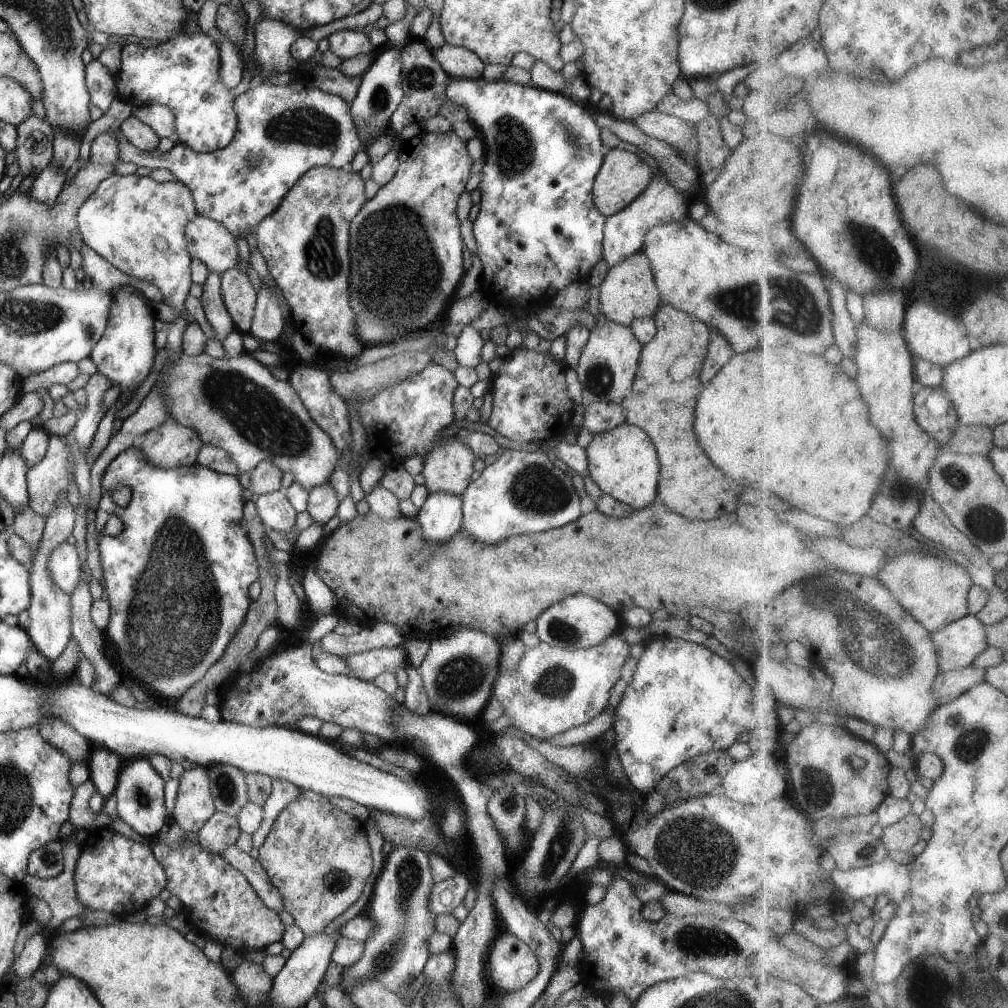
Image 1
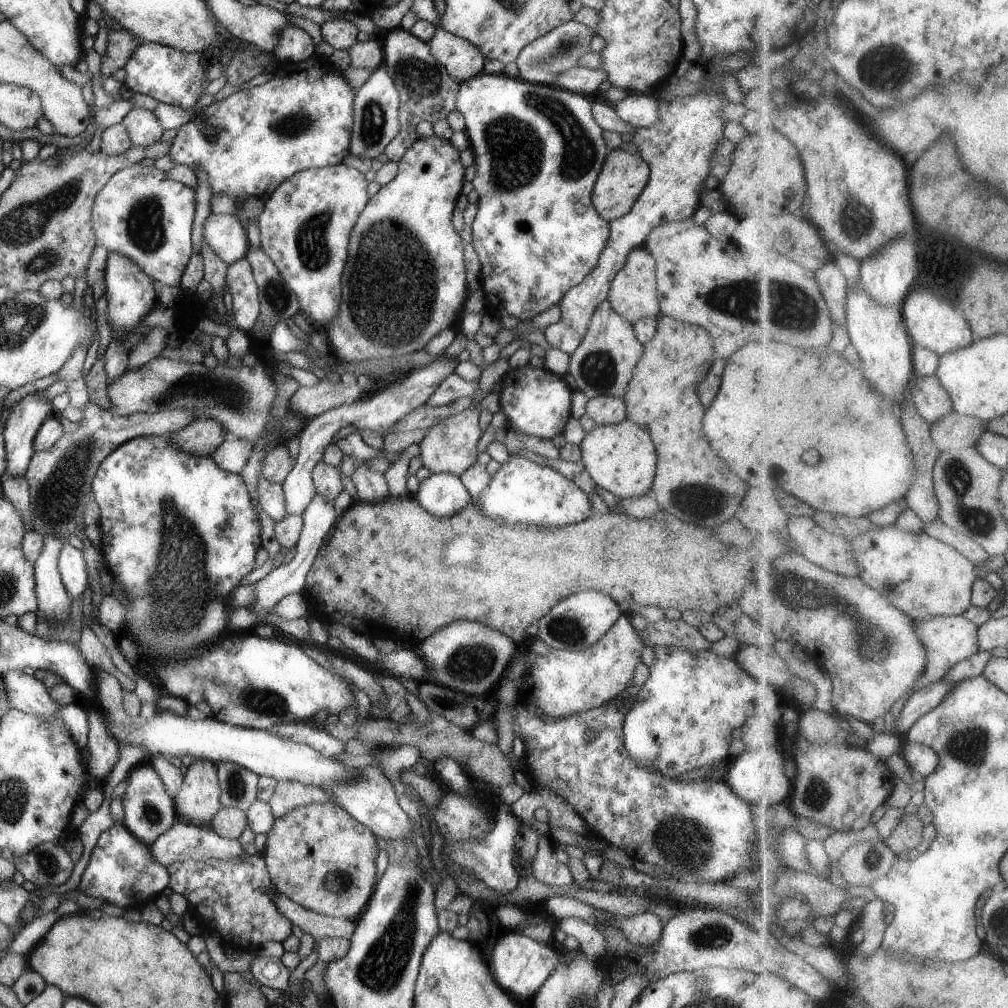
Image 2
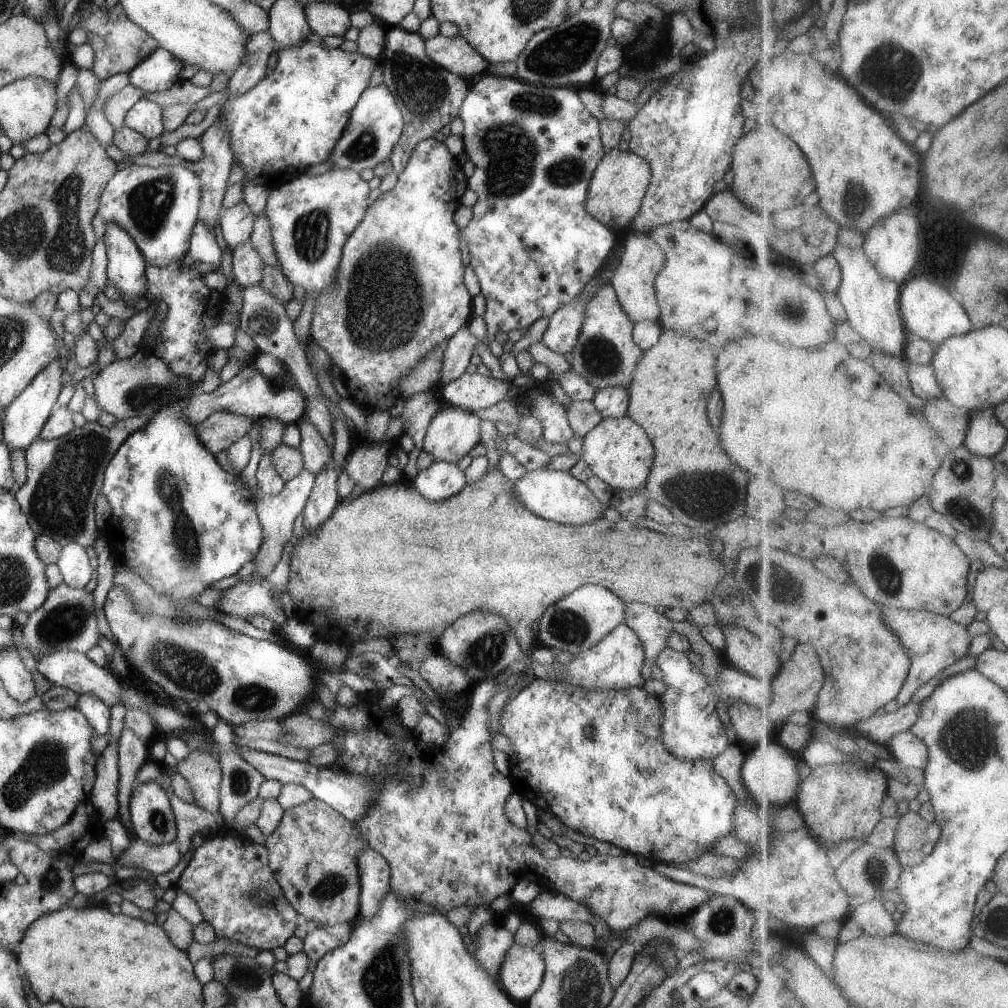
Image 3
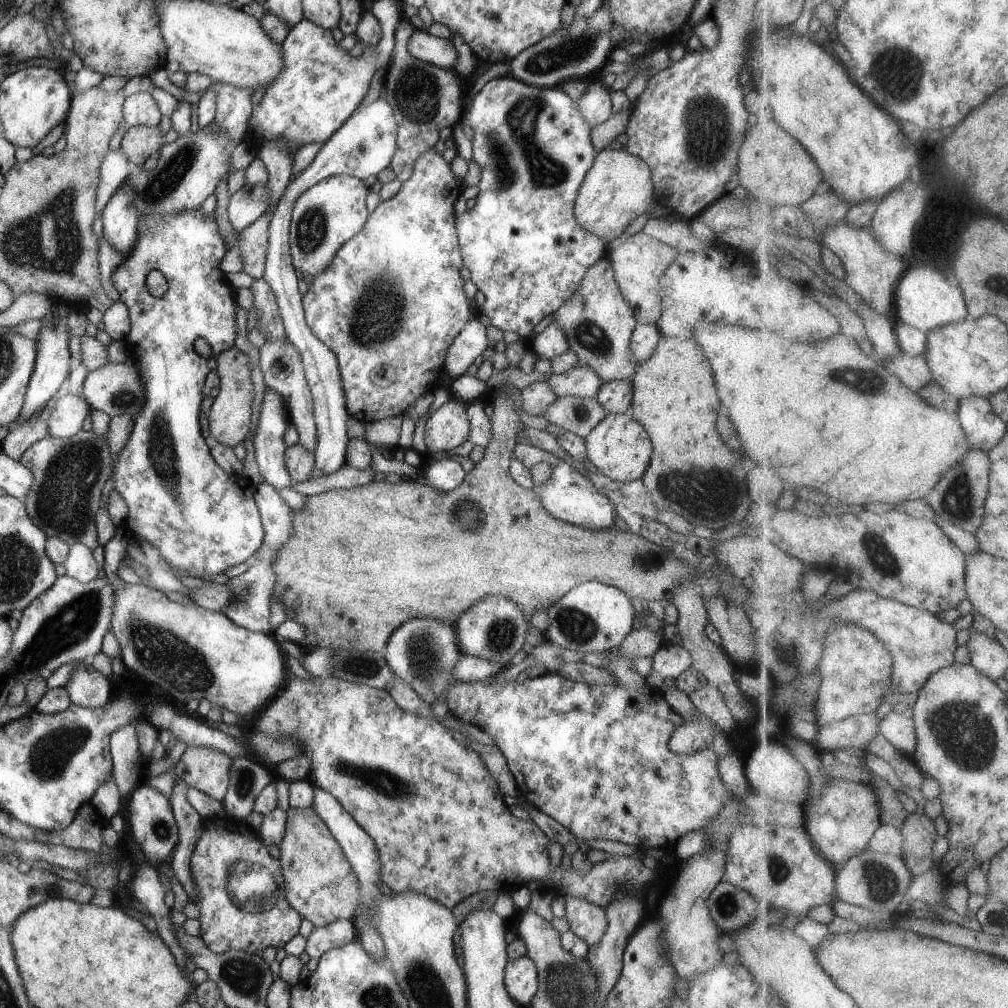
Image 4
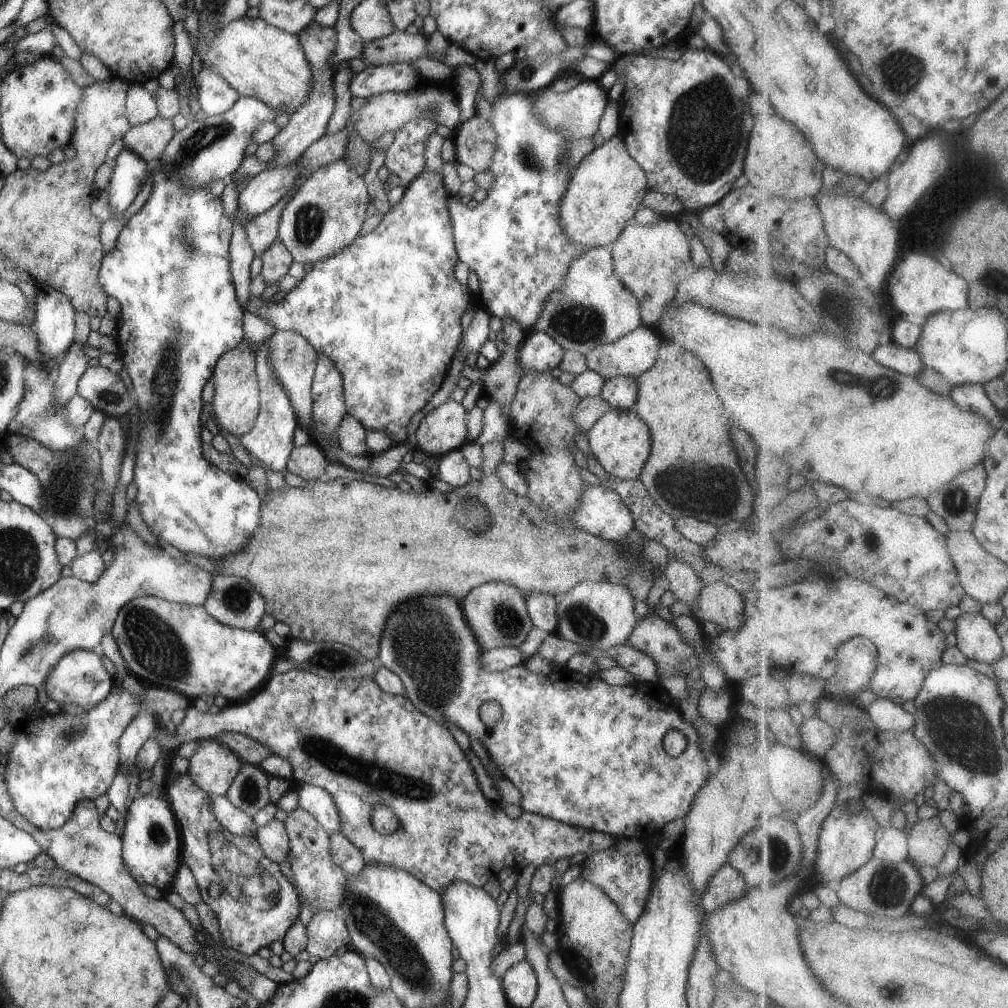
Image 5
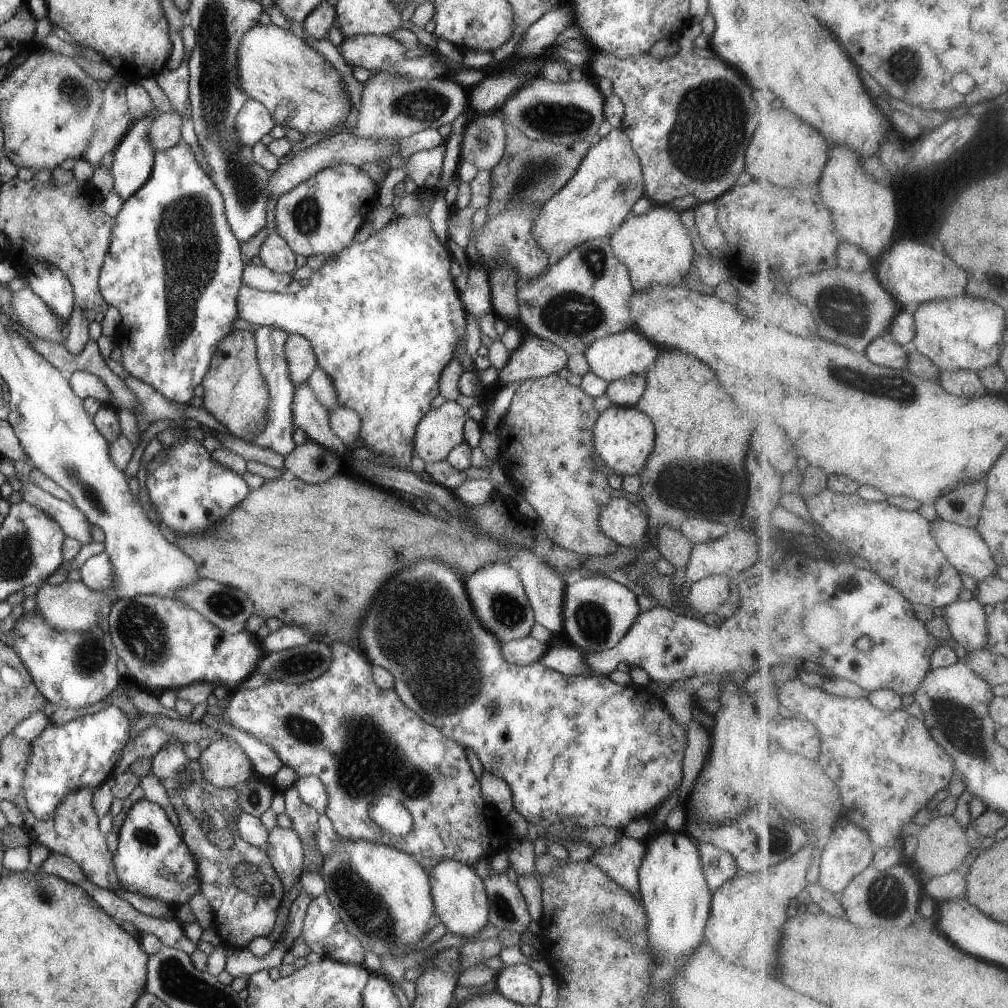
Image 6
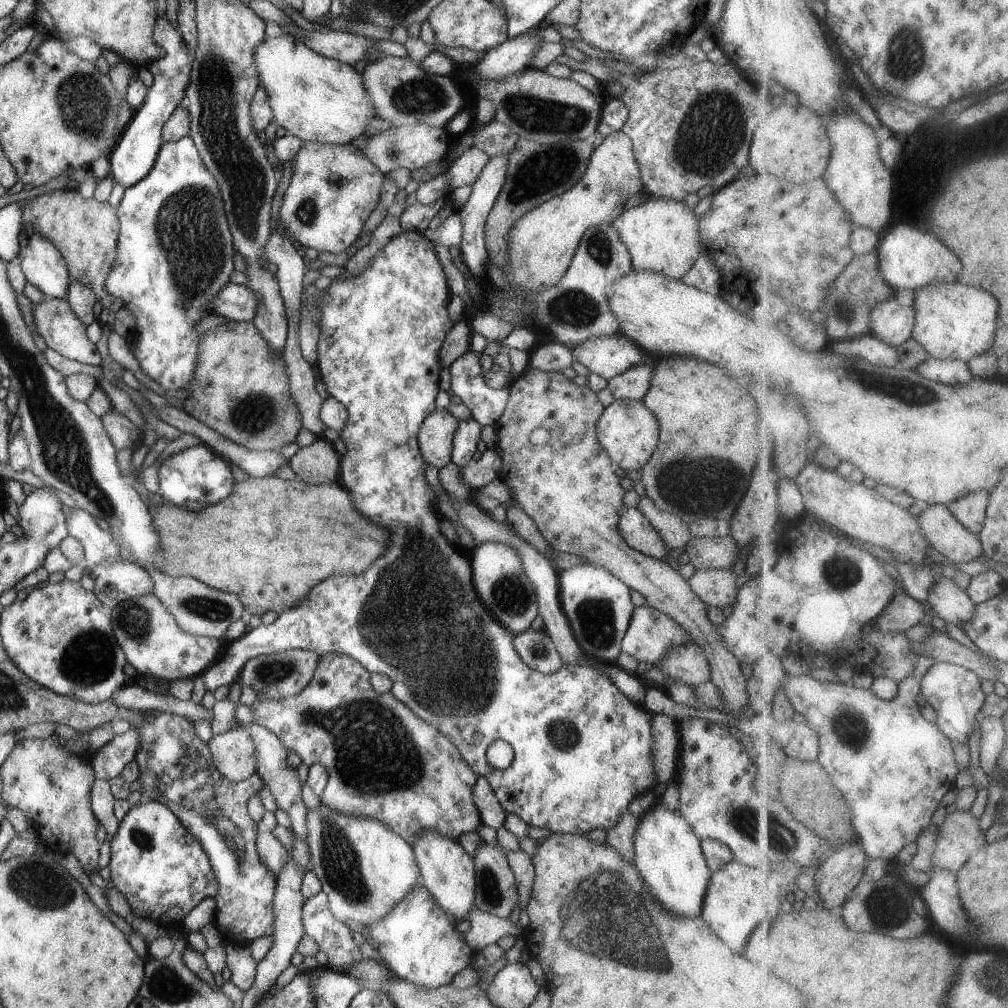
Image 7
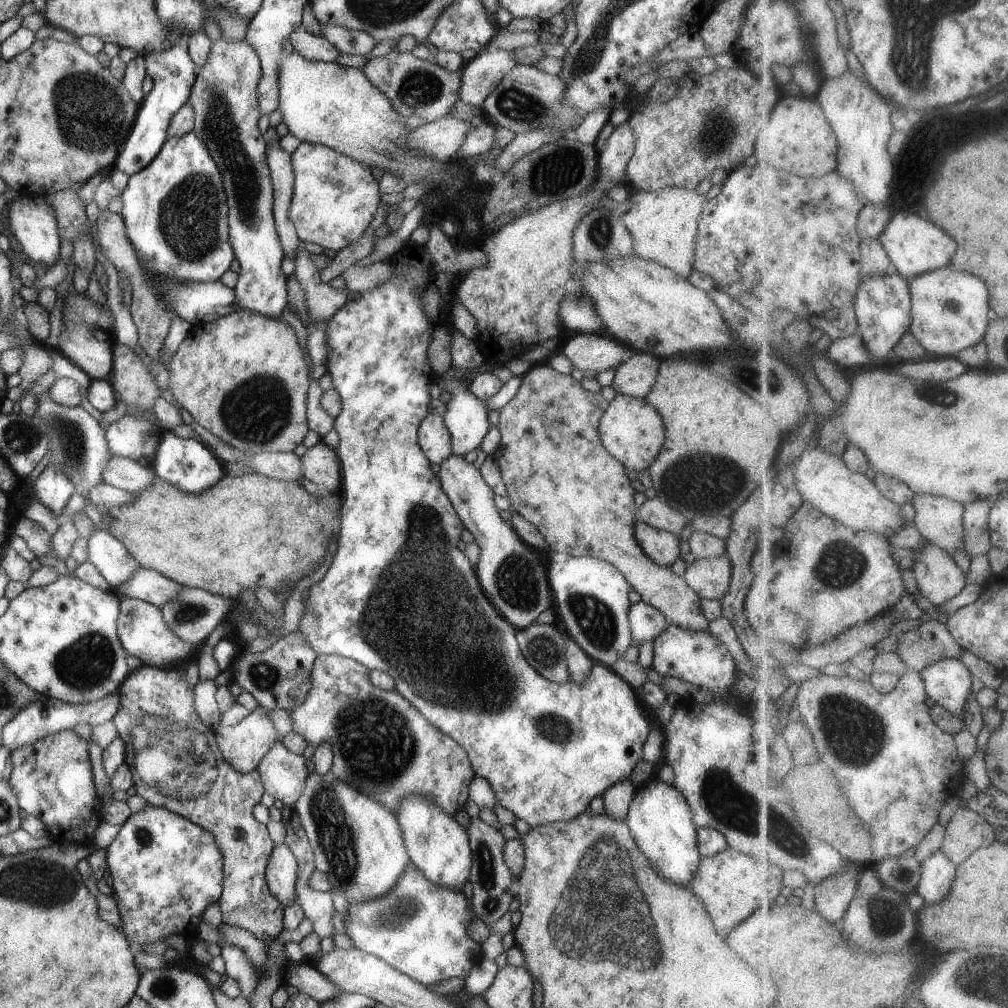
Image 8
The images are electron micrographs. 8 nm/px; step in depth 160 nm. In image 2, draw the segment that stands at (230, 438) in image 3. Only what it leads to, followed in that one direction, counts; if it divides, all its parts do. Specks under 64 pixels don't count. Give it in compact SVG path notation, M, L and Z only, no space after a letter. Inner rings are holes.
M210 417L198 418L170 435L170 440L174 441L180 450L205 457L214 454L227 438L229 437L223 424Z

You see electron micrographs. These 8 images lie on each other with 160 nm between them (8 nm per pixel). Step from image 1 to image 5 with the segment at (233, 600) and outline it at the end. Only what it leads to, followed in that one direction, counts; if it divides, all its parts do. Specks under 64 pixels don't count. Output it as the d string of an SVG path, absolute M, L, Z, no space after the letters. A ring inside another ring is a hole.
M159 162L154 163L151 169L154 174L152 174L150 198L146 200L146 204L142 206L142 209L135 216L132 216L126 226L122 228L122 232L118 236L118 243L114 246L114 250L110 250L104 256L99 271L100 287L108 297L116 298L122 309L116 319L117 333L115 334L115 341L119 349L118 356L122 360L128 376L132 379L134 391L138 397L135 407L138 411L138 418L140 418L140 430L138 430L138 440L136 440L136 462L134 462L131 499L136 502L144 522L160 542L173 546L179 555L194 553L215 561L218 558L236 554L242 548L246 548L246 544L256 534L256 528L259 528L260 510L262 510L262 499L255 490L250 488L248 481L245 478L236 478L236 476L232 476L228 472L222 472L220 468L210 464L204 458L201 442L201 432L204 425L201 424L200 415L205 404L202 400L203 388L208 380L211 380L213 370L220 356L236 348L244 340L243 317L245 311L240 306L236 296L234 278L232 278L230 272L229 249L230 236L232 236L232 220L224 212L224 206L222 206L220 198L212 196L210 187L198 188L198 190L184 188L184 184L180 184L180 180L168 180L168 176L164 176Z

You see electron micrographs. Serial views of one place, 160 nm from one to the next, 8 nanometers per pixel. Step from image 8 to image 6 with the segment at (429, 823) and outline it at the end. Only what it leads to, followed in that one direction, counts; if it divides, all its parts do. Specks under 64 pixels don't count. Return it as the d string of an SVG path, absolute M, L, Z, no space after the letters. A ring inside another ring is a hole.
M442 860L430 870L429 882L437 921L444 923L452 934L462 936L466 942L476 941L480 930L490 924L490 904L480 876L466 864Z

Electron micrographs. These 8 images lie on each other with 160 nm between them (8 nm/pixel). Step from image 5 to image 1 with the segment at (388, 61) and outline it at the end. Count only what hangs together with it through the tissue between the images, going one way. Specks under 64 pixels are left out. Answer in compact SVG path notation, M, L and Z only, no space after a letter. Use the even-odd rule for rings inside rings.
M444 43L432 50L436 62L452 79L480 79L485 64L480 57L464 47Z

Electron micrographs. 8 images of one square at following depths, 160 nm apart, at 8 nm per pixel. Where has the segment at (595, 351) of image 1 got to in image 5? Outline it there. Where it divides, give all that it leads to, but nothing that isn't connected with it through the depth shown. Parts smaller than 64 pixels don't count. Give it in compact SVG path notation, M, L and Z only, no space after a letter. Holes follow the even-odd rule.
M609 246L588 249L580 258L576 258L572 262L574 264L570 264L568 274L564 276L560 288L552 292L552 296L548 296L548 300L542 308L542 316L534 324L534 330L548 334L564 351L578 352L582 356L586 356L594 348L598 348L602 344L616 342L616 340L633 332L643 323L636 296L633 296L632 292L629 292L624 284L621 284L615 274Z

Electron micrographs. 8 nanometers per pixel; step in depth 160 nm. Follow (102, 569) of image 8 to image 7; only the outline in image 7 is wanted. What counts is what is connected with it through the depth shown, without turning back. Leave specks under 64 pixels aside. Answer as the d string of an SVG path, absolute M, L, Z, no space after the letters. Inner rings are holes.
M70 508L71 516L66 519L70 536L74 536L81 544L85 559L83 565L92 566L102 560L116 562L120 559L118 544L110 531L102 530L95 518L80 508Z

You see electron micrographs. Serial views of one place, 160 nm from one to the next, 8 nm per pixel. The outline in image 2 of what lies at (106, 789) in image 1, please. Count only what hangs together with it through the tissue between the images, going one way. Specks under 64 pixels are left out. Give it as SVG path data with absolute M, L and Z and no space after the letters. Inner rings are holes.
M98 707L90 710L87 718L89 722L87 771L92 778L104 784L104 780L110 776L113 766L120 758L120 745L109 733L103 712Z

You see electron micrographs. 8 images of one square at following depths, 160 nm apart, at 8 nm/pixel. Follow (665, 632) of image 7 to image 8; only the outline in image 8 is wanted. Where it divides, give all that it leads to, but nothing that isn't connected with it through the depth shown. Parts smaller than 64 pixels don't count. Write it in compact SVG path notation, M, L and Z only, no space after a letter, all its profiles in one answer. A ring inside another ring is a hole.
M642 600L630 605L627 613L635 646L641 642L653 642L670 623L662 612Z

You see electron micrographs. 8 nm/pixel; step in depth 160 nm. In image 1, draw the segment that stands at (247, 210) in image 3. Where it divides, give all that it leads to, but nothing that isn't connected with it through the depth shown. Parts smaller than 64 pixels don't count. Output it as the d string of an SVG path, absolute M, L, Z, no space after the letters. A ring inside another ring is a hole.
M197 216L185 228L187 249L192 258L198 258L207 269L222 274L239 264L238 245L232 232L221 222L210 217Z

